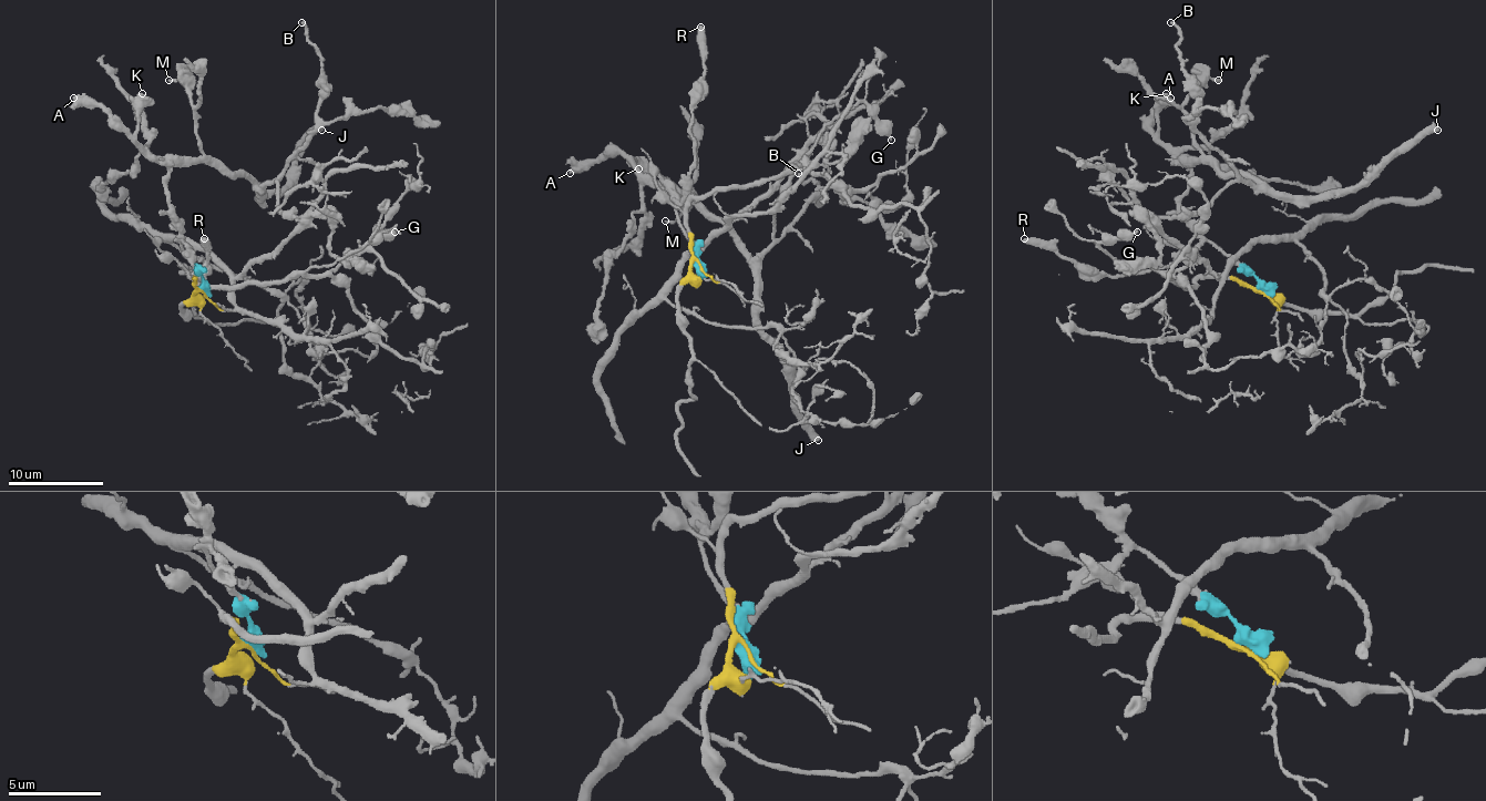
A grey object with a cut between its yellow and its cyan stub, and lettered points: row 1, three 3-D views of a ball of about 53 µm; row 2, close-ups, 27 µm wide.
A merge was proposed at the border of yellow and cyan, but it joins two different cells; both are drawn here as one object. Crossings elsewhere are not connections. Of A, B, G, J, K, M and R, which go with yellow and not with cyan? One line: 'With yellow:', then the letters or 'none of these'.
With yellow: G

